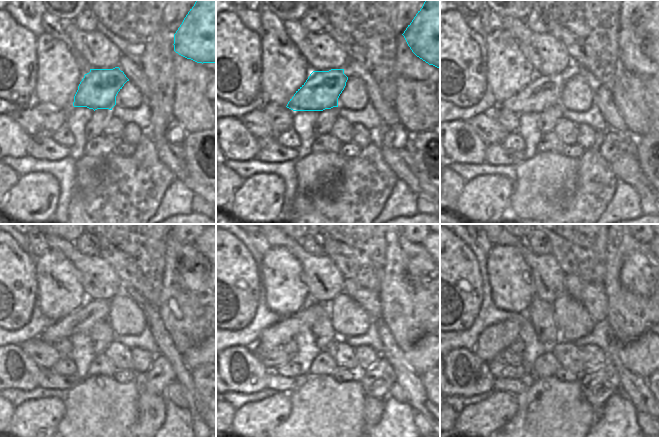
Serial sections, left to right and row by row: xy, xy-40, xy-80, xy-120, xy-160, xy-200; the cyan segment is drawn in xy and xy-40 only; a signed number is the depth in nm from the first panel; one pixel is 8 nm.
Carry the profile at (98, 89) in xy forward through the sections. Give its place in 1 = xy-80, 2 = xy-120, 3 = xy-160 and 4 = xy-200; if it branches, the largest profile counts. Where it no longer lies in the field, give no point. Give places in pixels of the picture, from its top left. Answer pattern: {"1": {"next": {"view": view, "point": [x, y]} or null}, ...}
{"1": {"next": {"view": "xy-80", "point": [543, 91]}}, "2": {"next": {"view": "xy-120", "point": [93, 311]}}, "3": {"next": {"view": "xy-160", "point": [276, 335]}}, "4": {"next": {"view": "xy-200", "point": [499, 336]}}}

